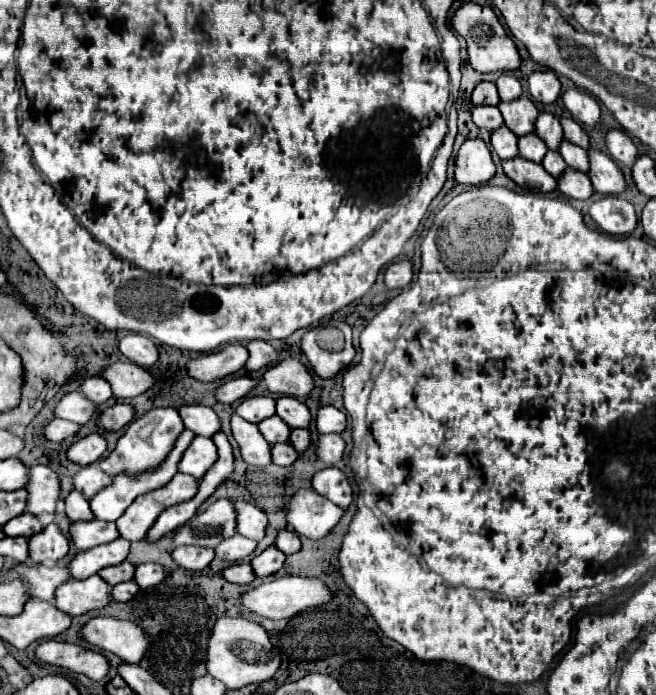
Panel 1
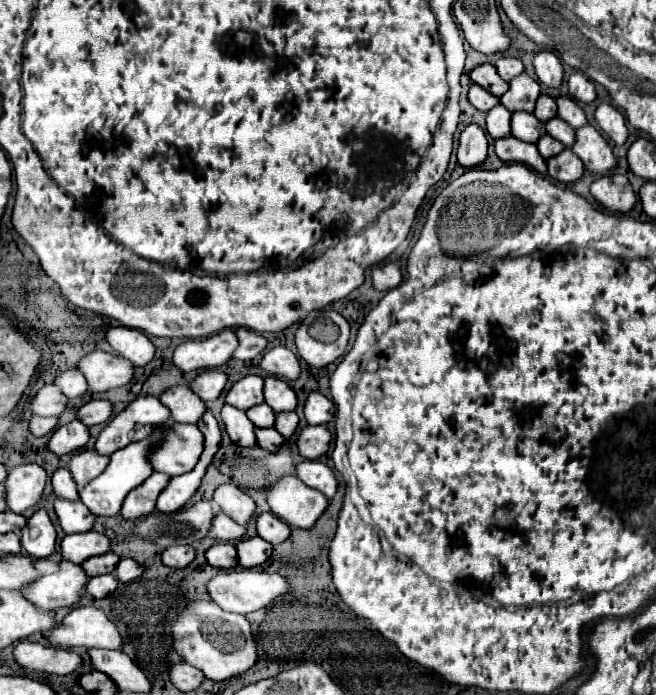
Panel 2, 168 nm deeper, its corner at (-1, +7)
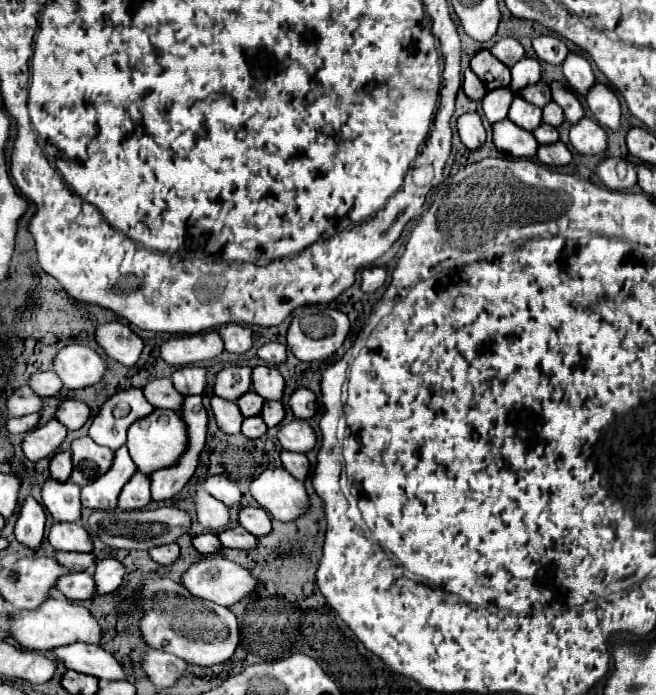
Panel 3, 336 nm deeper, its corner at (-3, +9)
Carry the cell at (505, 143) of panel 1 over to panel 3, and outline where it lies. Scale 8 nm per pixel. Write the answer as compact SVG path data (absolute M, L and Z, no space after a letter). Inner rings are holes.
M495 88L495 90L487 90L483 100L481 100L481 108L485 118L489 120L489 124L495 124L497 120L507 118L509 112L509 104L513 102L513 90L511 88Z

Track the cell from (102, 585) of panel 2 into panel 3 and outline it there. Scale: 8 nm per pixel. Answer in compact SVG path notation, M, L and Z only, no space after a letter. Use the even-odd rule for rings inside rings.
M89 570L69 572L57 578L53 590L61 592L67 600L89 600L93 596L93 578Z

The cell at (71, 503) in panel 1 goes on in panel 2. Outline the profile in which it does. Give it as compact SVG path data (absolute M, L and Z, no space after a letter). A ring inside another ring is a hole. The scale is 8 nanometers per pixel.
M59 468L59 470L53 474L51 482L53 482L53 490L55 490L55 494L57 494L59 498L65 498L65 500L71 500L71 502L79 500L77 484L75 484L75 480L71 478L71 472L69 472L67 468Z

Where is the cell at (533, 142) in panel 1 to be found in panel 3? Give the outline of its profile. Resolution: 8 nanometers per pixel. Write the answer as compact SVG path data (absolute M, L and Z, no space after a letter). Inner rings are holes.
M515 96L515 100L511 102L507 118L511 122L519 124L521 128L525 128L525 130L531 132L533 128L537 128L537 124L541 124L541 108L529 104L527 100L521 100L519 96Z

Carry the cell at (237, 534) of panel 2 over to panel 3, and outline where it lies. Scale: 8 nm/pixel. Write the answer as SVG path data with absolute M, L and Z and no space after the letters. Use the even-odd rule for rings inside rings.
M197 490L193 500L195 500L195 514L197 514L197 520L201 522L201 526L205 526L213 534L227 528L229 510L225 504L221 504L213 496L209 496L205 490Z

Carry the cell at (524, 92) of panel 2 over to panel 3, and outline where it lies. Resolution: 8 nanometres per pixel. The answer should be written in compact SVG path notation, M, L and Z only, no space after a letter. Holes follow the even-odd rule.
M521 58L513 68L511 68L511 90L515 92L517 88L523 88L525 84L535 84L541 80L541 66L533 58Z

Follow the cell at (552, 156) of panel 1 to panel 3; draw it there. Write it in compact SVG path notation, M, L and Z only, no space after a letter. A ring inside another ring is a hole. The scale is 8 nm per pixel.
M539 124L535 130L533 130L533 136L539 144L551 144L551 142L557 142L559 140L559 134L557 134L557 128L549 126L549 124Z

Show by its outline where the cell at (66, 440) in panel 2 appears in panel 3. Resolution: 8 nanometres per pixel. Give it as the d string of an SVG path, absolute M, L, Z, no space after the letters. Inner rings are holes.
M49 420L47 424L37 426L23 438L21 450L27 460L37 462L41 458L51 456L65 440L65 436L67 436L67 428L63 424L57 424L57 420Z

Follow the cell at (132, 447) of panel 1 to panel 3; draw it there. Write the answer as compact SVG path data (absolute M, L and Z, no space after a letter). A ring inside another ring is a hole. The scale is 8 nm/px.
M139 388L119 390L109 396L93 416L89 428L91 438L101 446L117 450L125 444L125 430L129 424L141 416L147 416L149 412L153 412L153 406L145 400Z

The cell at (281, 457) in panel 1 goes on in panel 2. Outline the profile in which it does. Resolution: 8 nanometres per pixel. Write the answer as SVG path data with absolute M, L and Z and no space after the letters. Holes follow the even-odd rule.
M257 428L257 444L261 444L261 448L269 452L277 452L285 444L285 438L275 428L267 428L267 430Z

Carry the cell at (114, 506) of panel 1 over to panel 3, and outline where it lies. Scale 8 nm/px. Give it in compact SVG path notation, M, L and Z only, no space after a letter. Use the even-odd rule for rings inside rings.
M121 446L115 452L113 468L105 472L105 476L99 476L93 484L81 488L81 504L91 510L109 510L117 506L117 496L123 488L123 484L137 472L129 452L125 446Z

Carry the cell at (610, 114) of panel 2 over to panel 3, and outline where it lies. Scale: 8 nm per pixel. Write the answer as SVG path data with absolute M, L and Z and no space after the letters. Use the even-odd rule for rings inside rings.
M595 82L589 92L587 92L587 106L593 114L593 118L611 130L619 128L619 120L621 120L621 104L617 94L613 92L613 88L609 84L601 84Z

